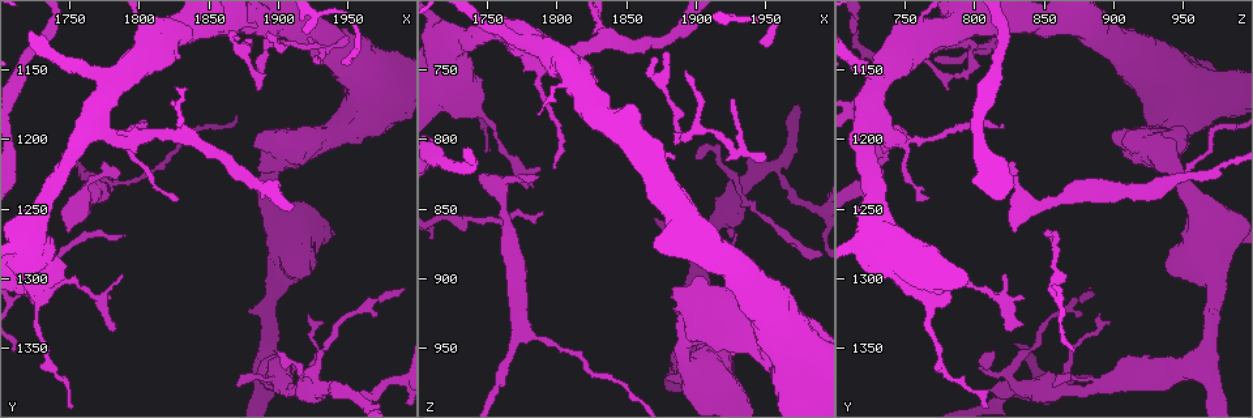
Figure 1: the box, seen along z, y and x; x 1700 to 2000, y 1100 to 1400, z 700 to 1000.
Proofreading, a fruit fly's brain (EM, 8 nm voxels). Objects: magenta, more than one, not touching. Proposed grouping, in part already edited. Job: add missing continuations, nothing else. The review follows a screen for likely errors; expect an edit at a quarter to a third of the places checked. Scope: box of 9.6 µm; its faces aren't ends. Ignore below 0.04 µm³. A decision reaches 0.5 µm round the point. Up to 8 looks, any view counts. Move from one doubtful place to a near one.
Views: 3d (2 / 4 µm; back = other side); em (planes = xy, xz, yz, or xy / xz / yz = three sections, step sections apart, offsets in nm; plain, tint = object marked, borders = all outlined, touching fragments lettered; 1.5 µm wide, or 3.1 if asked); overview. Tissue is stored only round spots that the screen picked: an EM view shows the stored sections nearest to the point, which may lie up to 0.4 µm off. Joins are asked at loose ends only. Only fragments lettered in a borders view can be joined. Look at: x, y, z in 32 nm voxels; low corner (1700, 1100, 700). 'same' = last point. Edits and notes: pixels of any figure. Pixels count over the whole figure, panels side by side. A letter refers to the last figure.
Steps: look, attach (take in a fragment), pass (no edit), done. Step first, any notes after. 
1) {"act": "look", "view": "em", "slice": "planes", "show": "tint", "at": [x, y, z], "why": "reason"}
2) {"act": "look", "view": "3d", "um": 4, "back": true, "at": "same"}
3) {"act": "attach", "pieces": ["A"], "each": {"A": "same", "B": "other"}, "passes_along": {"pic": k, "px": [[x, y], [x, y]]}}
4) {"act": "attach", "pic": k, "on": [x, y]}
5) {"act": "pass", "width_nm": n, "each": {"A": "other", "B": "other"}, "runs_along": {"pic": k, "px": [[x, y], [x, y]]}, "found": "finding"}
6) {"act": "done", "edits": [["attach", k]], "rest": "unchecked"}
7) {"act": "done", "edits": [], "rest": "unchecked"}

{"act": "look", "view": "3d", "um": 4, "at": [1748, 1266, 828], "why": "branch stops here"}

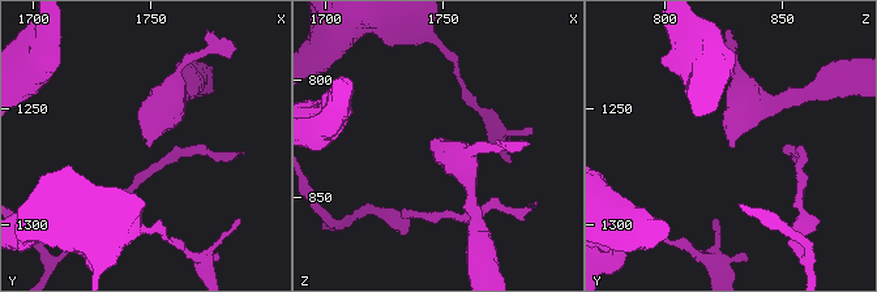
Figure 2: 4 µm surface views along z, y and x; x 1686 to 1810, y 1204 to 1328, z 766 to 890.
{"act": "look", "view": "em", "slice": "xz", "step": 4, "show": "tint", "at": [1748, 1266, 826], "why": "now the EM"}

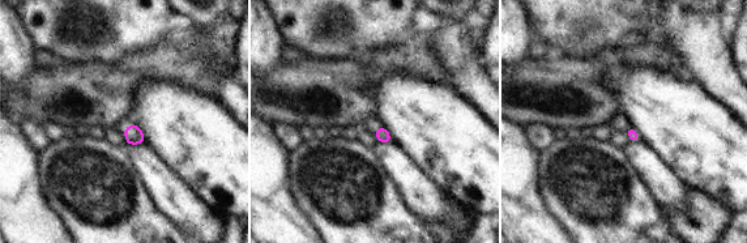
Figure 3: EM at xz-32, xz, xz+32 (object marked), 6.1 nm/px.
{"act": "look", "view": "em", "slice": "planes", "show": "borders", "at": "same"}

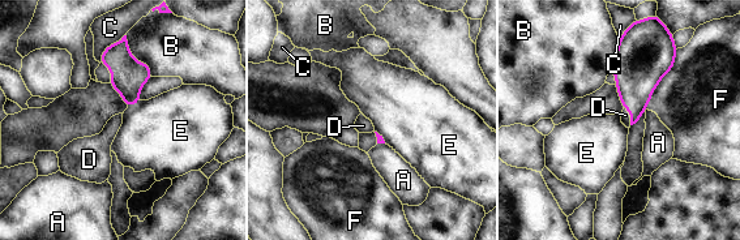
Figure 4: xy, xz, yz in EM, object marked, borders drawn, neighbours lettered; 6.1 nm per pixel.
{"act": "attach", "pieces": ["D"], "each": {"A": "other", "B": "other", "C": "other", "D": "same", "E": "other", "F": "other"}, "passes_along": {"pic": 4, "px": [[637, 76], [631, 115], [625, 115]]}, "found": "the neuron continues"}

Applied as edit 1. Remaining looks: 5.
{"act": "look", "view": "3d", "um": 2, "at": [1926, 1142, 772], "why": "thin end"}

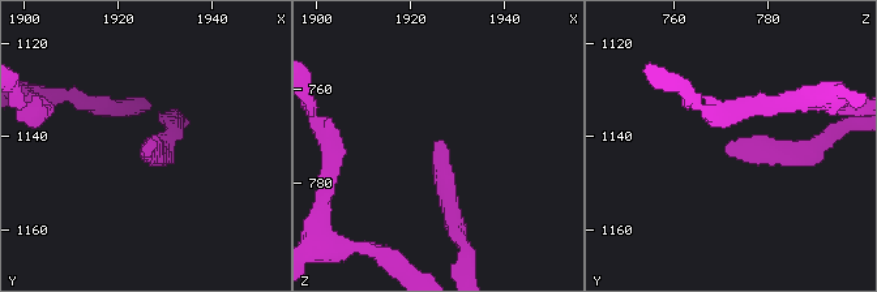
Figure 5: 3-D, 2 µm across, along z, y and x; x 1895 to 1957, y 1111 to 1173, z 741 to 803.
{"act": "look", "view": "em", "slice": "planes", "show": "borders", "at": [1926, 1141, 771]}

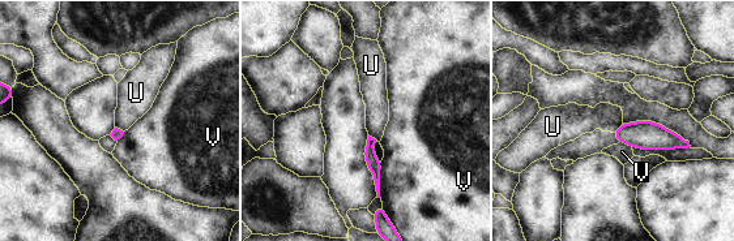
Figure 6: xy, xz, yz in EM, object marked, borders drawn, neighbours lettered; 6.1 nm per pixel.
{"act": "pass", "each": {"U": "other", "V": "other"}, "border": {"pic": 6, "px": [[623, 124], [613, 132]]}, "found": "none of them fits"}

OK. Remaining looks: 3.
{"act": "look", "view": "3d", "um": 4, "back": true, "at": [1874, 1128, 740], "why": "tapers out"}

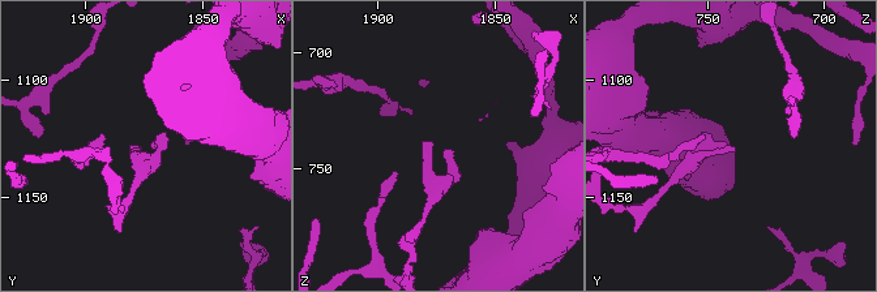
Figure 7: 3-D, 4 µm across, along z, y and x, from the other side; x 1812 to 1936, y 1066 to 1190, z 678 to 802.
{"act": "look", "view": "em", "slice": "yz", "step": 8, "show": "borders", "at": [1873, 1129, 742], "why": "shape alone is not enough"}

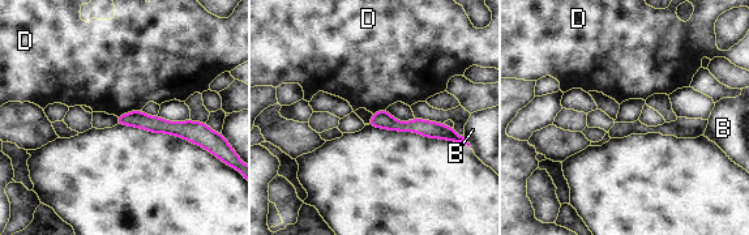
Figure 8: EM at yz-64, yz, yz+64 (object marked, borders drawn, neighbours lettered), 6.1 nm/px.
{"act": "pass", "each": {"B": "other", "D": "other"}, "runs_along": {"pic": 8, "px": [[119, 119], [138, 119], [210, 137]]}, "found": "no lettered fragment goes on from it"}

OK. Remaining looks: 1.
{"act": "done", "edits": [["attach", 4]], "rest": "unchecked"}

